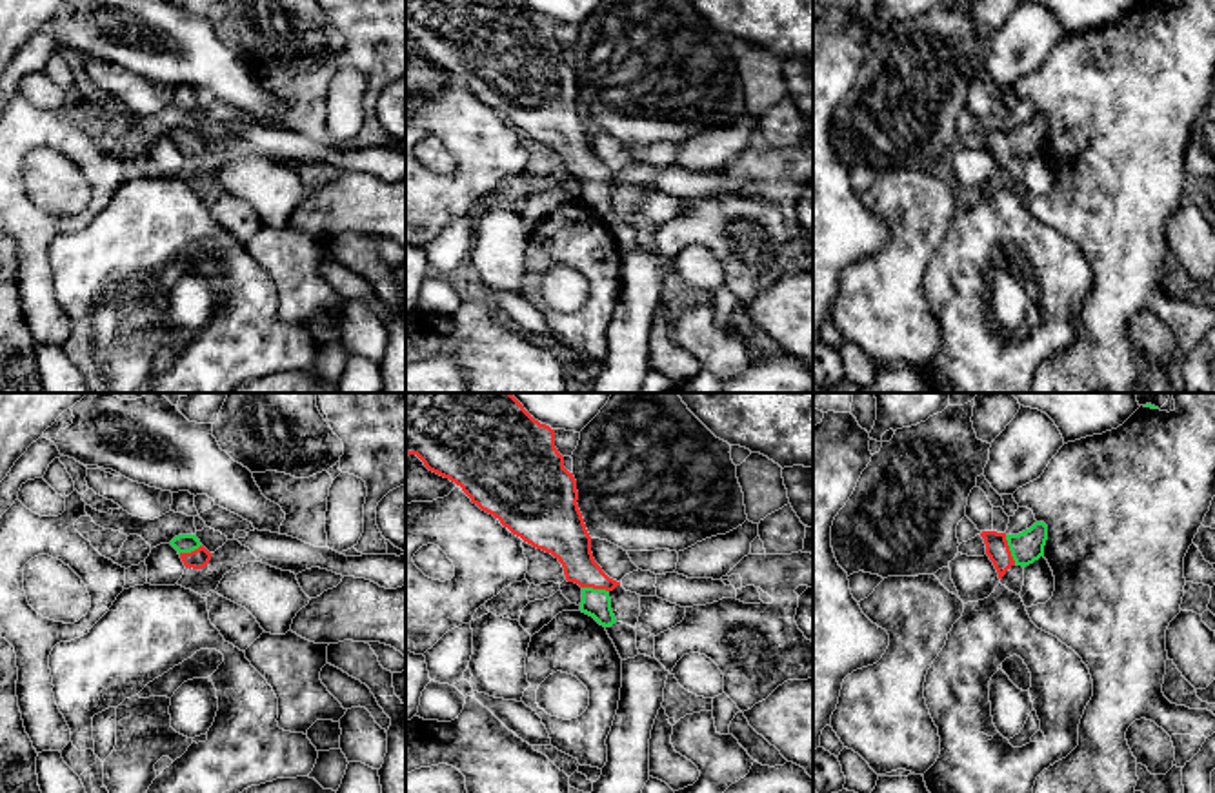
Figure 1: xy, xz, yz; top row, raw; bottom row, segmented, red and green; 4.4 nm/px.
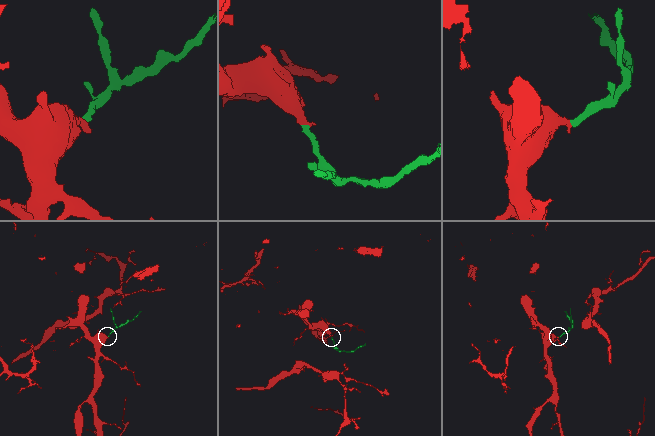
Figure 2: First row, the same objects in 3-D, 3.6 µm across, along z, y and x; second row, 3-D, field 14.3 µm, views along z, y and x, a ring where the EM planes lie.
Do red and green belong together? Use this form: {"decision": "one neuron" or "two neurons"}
{"decision": "one neuron"}

